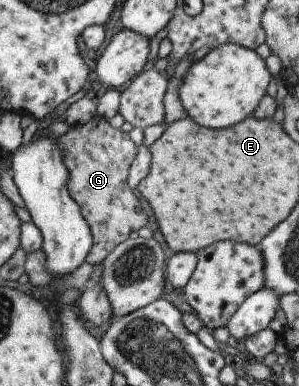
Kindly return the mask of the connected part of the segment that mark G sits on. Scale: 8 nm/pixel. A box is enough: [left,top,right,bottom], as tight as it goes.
[57,115,148,265]

